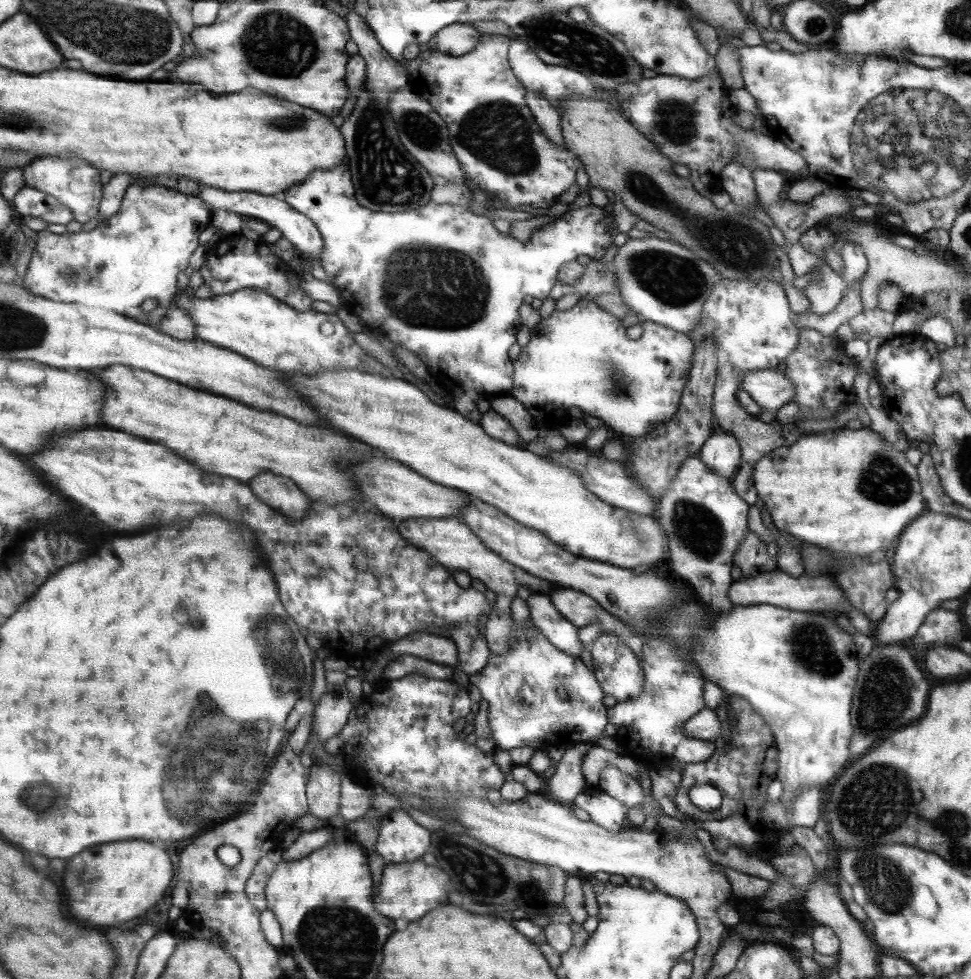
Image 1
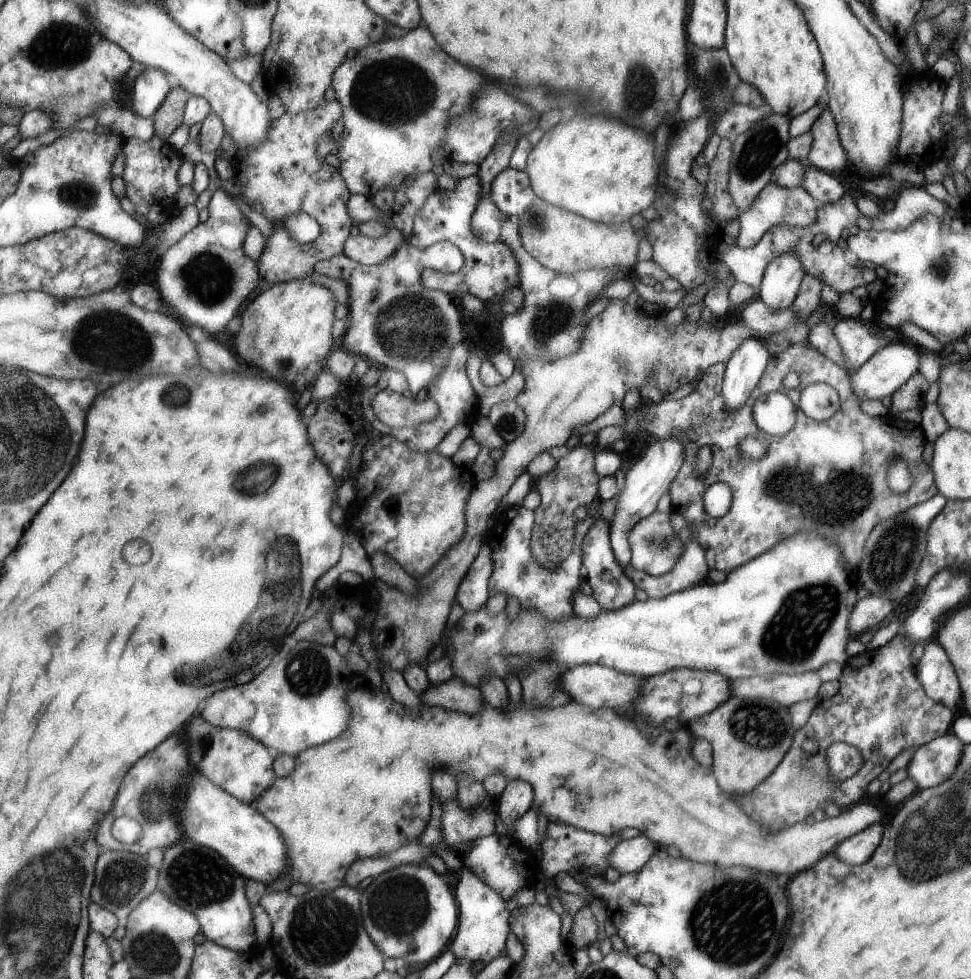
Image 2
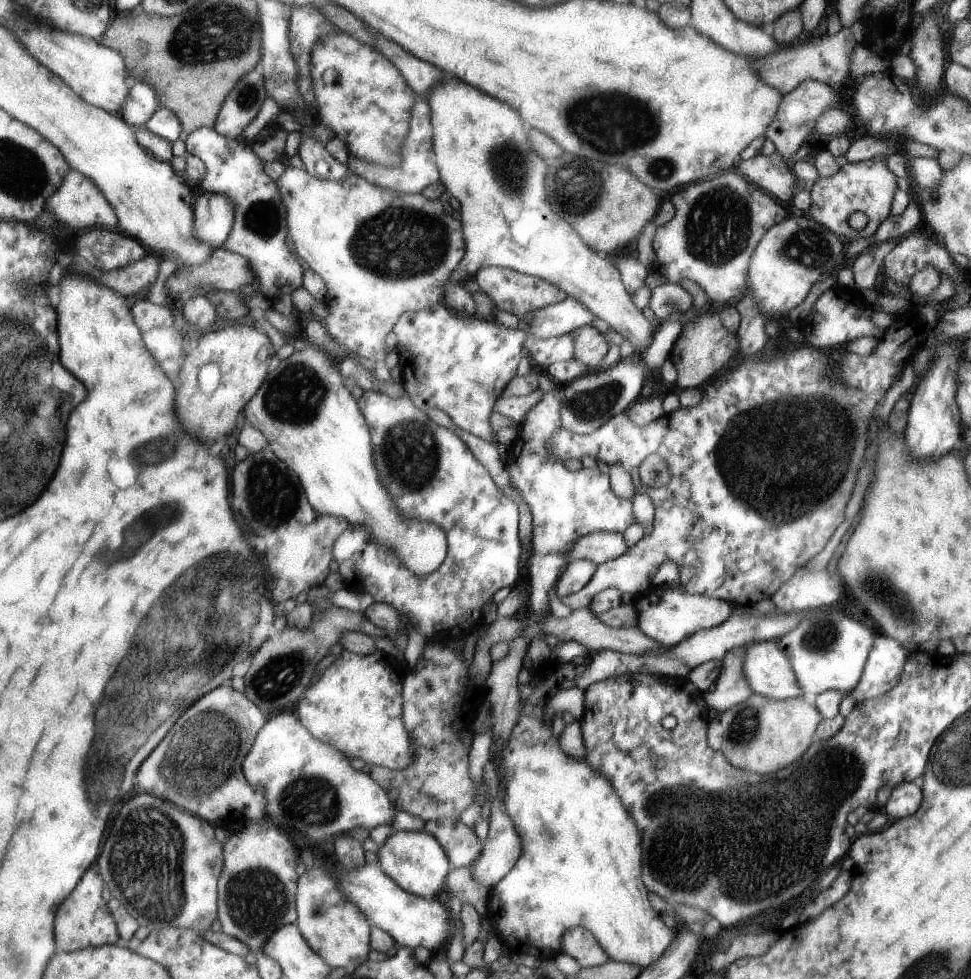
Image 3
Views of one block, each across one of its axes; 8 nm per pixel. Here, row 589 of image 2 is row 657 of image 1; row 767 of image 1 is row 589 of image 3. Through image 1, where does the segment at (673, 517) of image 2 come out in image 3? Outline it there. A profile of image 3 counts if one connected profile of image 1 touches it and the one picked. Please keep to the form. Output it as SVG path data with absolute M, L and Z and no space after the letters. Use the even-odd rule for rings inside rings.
M682 585L676 588L653 586L643 596L638 596L635 607L640 612L637 627L663 647L674 646L692 636L698 630L706 630L722 624L732 614L734 606L724 599L710 598L701 594L688 594Z

